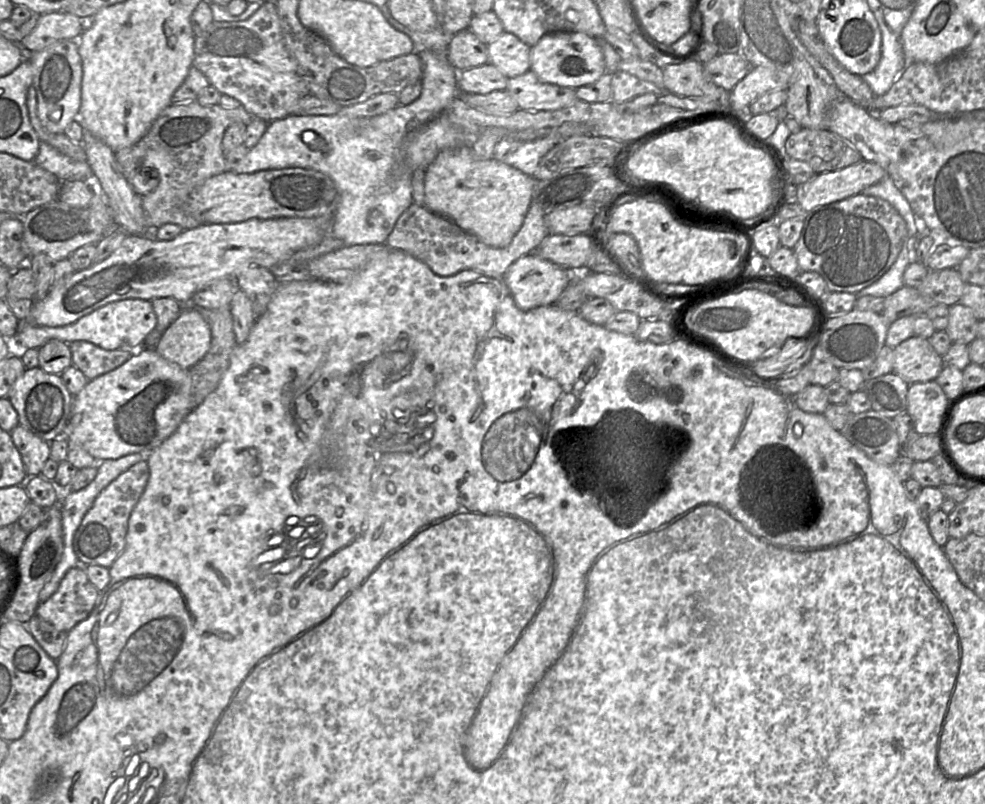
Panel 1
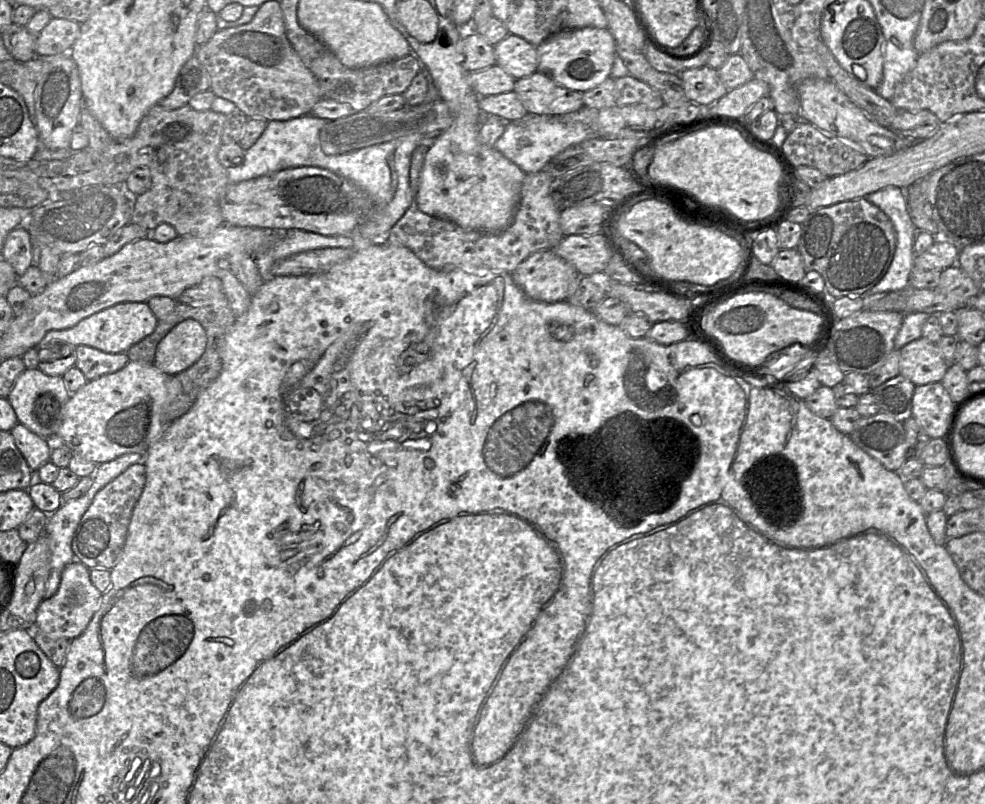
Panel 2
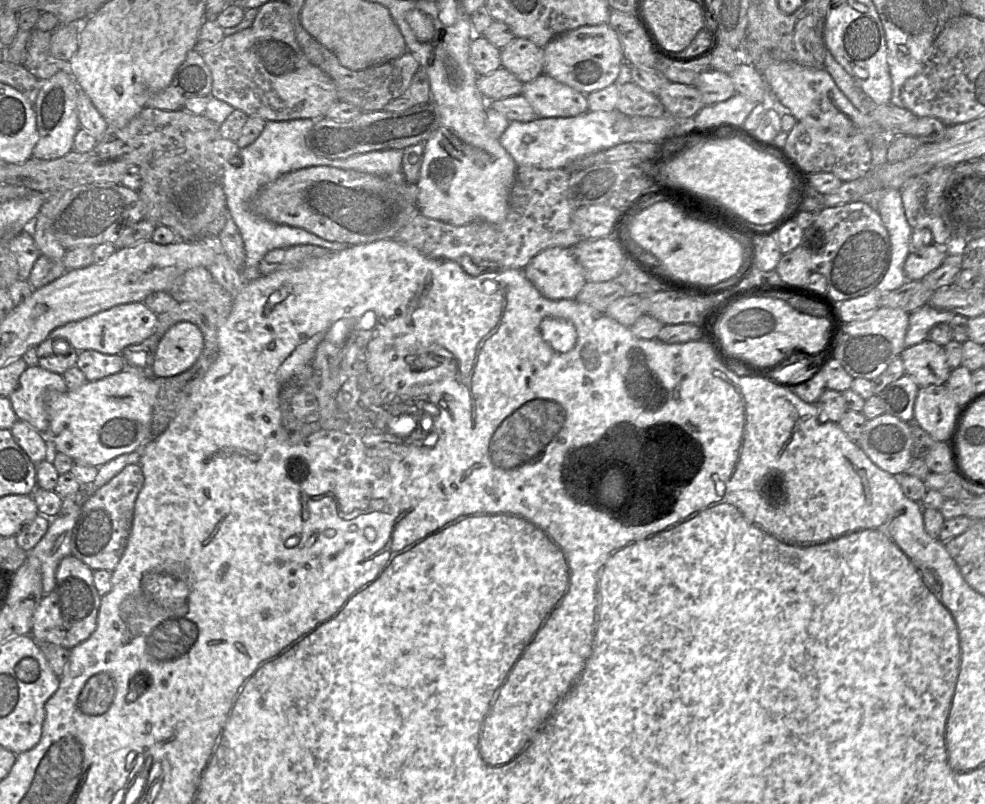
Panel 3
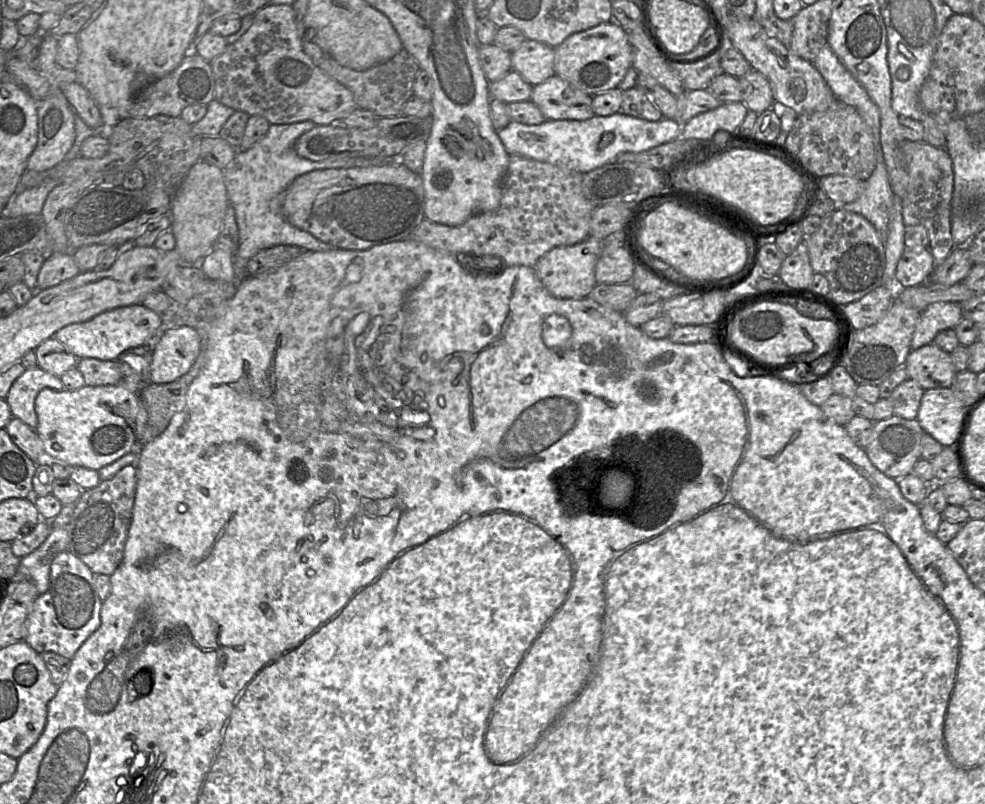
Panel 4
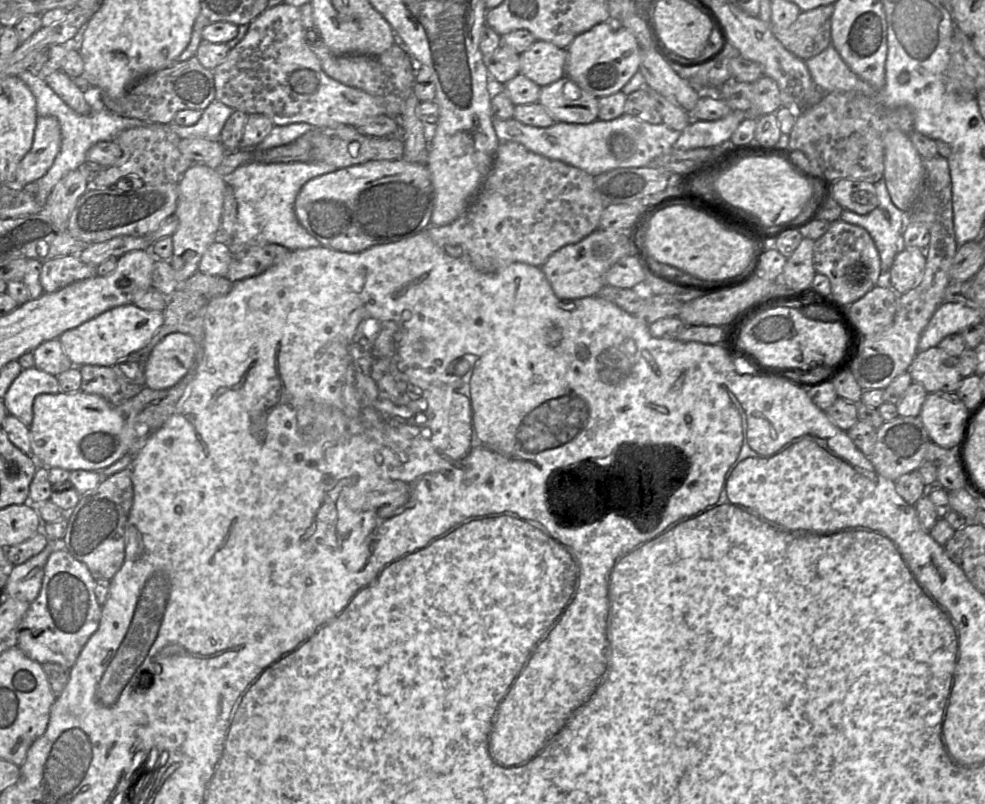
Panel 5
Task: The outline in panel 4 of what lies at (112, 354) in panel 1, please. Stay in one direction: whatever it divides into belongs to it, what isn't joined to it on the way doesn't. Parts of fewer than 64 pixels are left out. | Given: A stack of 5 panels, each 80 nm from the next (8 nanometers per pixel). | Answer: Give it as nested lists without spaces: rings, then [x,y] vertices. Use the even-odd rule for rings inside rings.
[[[81,358],[78,360],[77,368],[84,377],[85,385],[88,386],[117,385],[121,379],[117,360]]]

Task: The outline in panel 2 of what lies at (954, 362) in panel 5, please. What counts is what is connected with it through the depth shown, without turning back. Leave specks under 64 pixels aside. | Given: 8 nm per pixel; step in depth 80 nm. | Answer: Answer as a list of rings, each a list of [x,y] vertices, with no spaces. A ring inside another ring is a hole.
[[[924,337],[913,340],[900,349],[900,374],[915,386],[941,382],[948,365],[937,345]]]

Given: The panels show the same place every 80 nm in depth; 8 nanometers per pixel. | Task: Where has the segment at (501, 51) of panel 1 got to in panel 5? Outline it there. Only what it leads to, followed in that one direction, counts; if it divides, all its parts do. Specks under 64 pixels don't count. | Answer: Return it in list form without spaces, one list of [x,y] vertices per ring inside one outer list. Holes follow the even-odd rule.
[[[537,40],[530,49],[520,54],[520,73],[543,87],[566,75],[566,59],[566,49]]]

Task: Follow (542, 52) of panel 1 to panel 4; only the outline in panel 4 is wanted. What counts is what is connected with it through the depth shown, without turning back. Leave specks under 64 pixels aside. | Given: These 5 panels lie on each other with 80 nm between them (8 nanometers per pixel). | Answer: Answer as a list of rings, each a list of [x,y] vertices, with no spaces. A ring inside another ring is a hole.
[[[614,21],[574,33],[555,48],[555,74],[591,96],[617,88],[631,67],[628,32]]]

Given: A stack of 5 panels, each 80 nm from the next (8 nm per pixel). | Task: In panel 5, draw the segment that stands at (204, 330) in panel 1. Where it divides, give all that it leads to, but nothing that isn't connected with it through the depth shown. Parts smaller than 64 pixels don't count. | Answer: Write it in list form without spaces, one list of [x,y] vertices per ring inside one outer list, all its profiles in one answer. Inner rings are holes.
[[[181,332],[164,337],[152,350],[146,367],[146,387],[168,389],[177,384],[195,363],[196,345],[193,338]]]

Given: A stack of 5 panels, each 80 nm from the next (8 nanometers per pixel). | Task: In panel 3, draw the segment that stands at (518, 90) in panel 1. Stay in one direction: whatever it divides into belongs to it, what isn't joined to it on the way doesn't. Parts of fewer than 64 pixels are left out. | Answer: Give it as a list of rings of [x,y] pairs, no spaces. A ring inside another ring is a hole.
[[[541,74],[523,85],[522,96],[533,107],[537,117],[573,117],[589,111],[587,96],[570,86],[563,84],[548,74]]]

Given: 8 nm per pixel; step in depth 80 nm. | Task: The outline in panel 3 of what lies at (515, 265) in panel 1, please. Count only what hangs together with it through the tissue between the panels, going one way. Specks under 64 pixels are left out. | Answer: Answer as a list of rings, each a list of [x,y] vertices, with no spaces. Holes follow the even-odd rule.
[[[549,247],[523,269],[526,278],[546,298],[575,299],[587,282],[585,273],[571,248]]]

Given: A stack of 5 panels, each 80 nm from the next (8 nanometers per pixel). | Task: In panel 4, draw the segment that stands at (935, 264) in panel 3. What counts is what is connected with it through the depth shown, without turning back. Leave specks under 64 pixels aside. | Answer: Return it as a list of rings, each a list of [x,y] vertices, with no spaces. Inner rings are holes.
[[[905,248],[895,272],[895,284],[906,288],[925,283],[934,270],[929,248]]]

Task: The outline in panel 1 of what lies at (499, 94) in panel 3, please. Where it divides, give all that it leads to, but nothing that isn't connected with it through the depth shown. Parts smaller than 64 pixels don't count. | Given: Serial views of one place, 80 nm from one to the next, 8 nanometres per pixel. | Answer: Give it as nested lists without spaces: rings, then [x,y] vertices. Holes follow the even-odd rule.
[[[486,63],[458,71],[457,86],[460,93],[488,94],[494,90],[505,90],[507,80],[494,65]]]

